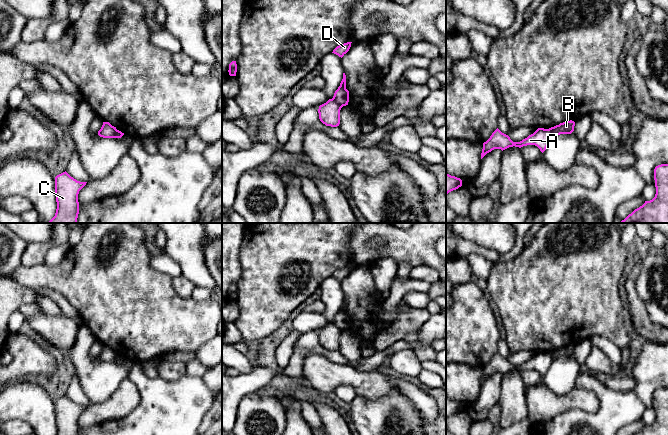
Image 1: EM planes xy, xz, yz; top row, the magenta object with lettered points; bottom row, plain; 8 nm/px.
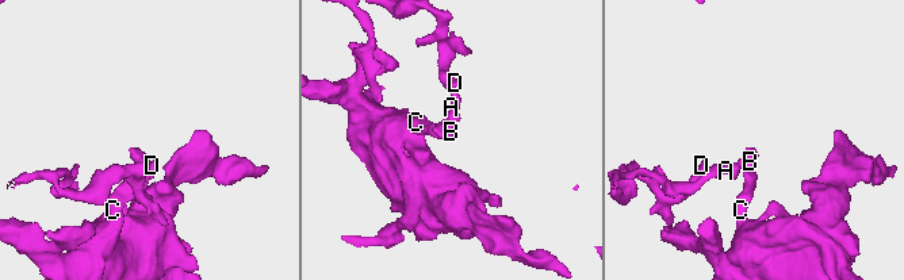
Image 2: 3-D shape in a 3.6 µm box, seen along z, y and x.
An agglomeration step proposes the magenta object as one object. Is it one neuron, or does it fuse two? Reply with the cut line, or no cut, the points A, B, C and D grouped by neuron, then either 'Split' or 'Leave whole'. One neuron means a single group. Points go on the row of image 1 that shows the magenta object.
Split along xz (332, 98), (342, 106). Groups: A D / B C. Split

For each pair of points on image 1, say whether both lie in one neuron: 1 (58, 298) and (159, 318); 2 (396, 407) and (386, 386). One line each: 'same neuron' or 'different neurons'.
1: different neurons
2: different neurons

